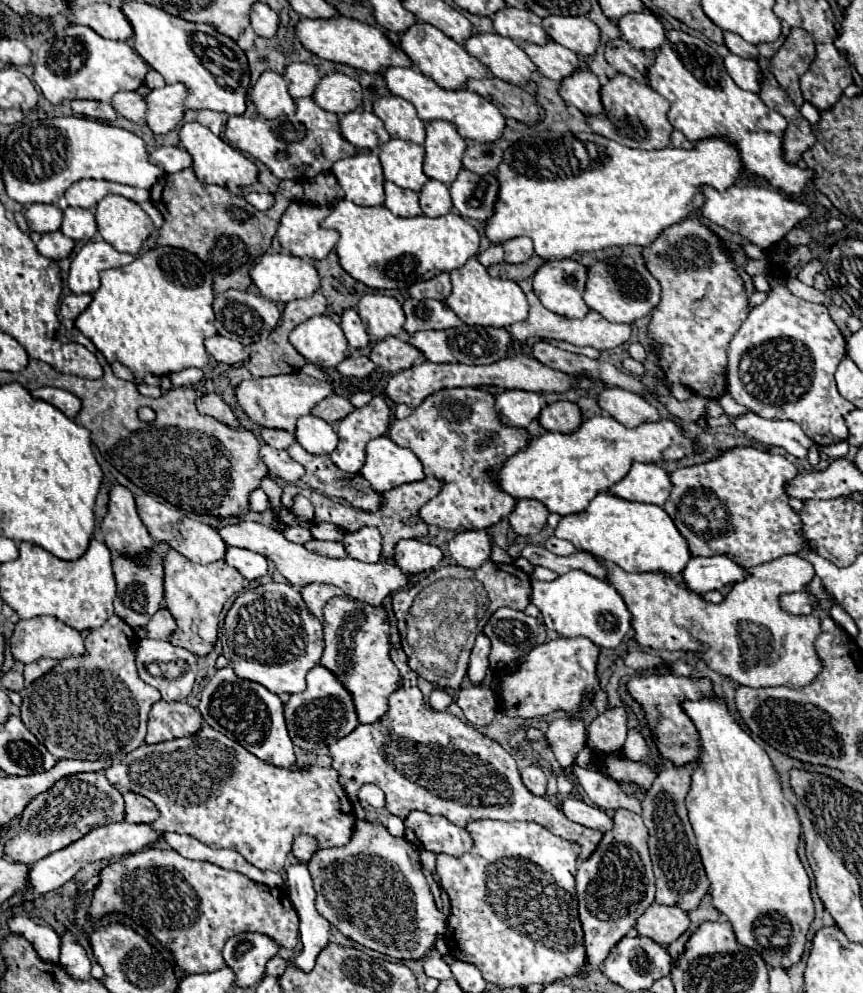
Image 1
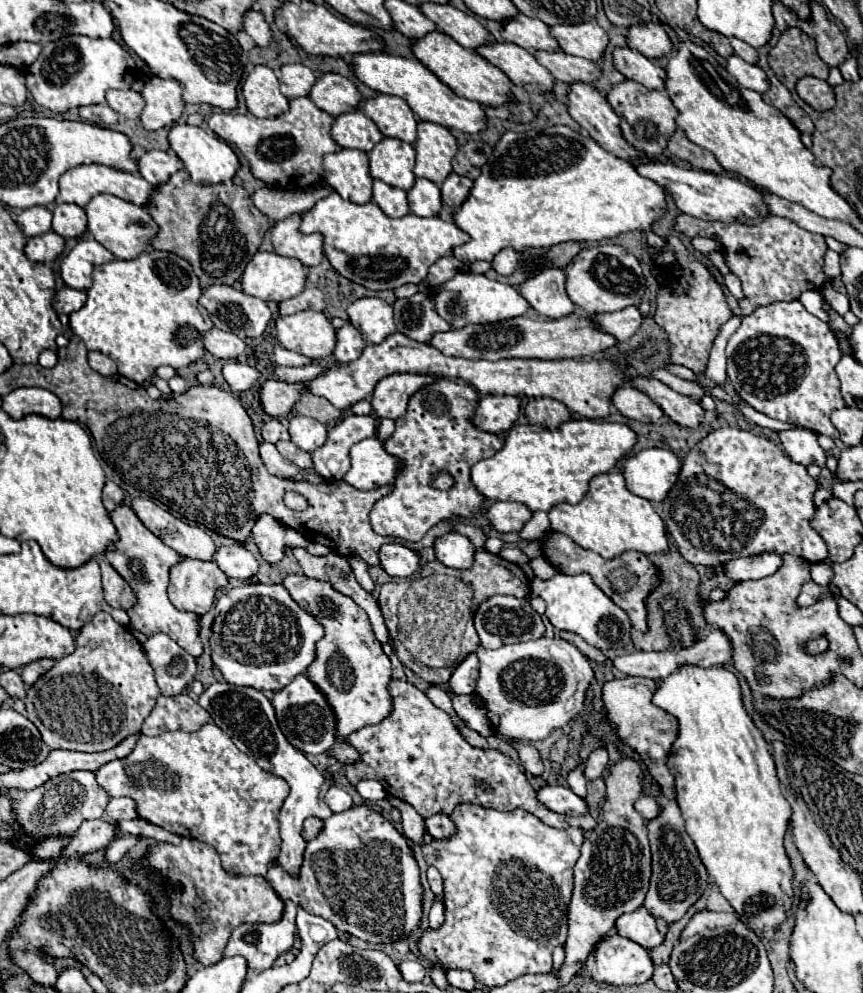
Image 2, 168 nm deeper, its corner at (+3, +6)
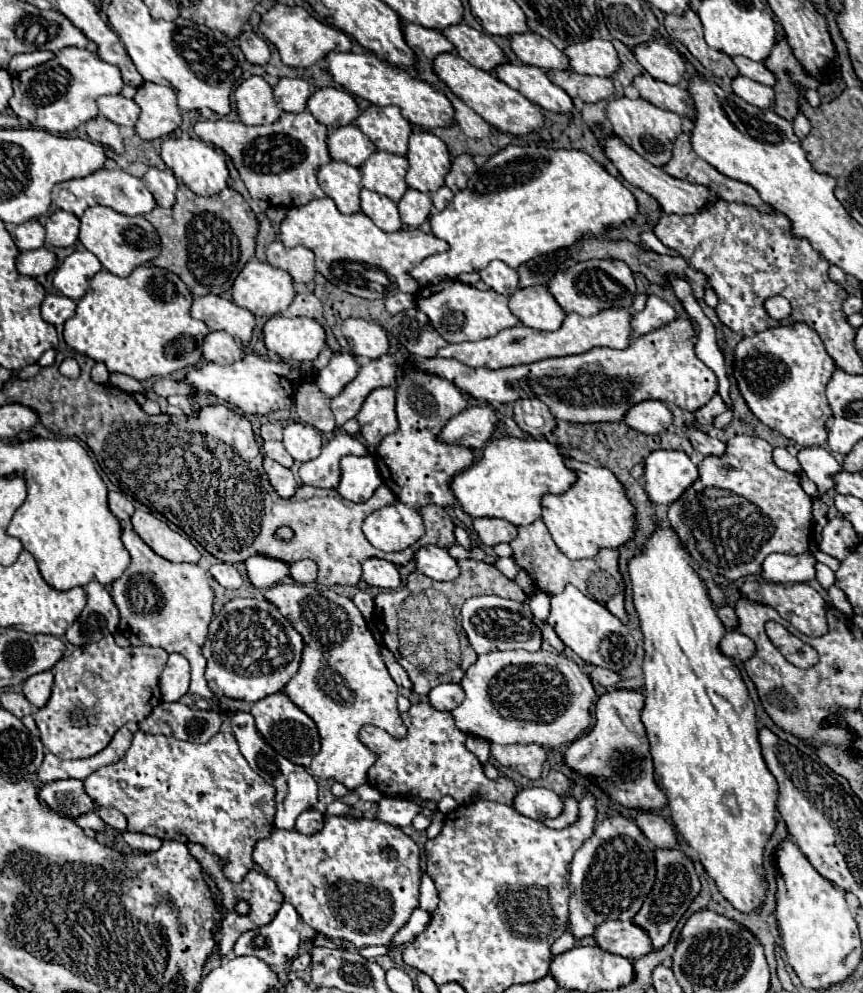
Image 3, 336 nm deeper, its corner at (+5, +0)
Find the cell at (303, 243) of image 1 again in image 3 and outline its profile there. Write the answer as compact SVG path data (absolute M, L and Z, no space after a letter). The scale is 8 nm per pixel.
M273 241L267 247L267 263L287 271L295 283L309 285L315 277L315 255L307 247L287 249L279 241Z

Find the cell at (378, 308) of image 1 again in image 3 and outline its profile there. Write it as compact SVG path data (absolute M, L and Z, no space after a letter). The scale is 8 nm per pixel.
M347 319L343 321L341 331L351 347L351 353L357 357L361 355L367 359L379 359L389 353L387 331L373 321Z

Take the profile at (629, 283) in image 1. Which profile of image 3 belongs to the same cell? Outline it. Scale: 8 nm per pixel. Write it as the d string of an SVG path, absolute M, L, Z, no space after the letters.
M593 259L573 265L563 273L555 273L555 277L547 283L547 289L565 313L579 313L583 317L595 315L597 311L607 307L631 307L635 297L633 271L623 261L611 259Z

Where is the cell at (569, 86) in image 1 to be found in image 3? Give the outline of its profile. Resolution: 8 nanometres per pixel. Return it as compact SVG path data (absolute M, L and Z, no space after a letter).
M615 135L605 137L605 155L611 159L611 163L617 167L617 171L623 175L623 179L629 185L635 185L641 191L653 195L659 201L659 205L663 207L663 211L667 211L667 213L677 213L677 215L697 213L703 205L707 205L709 199L713 199L713 195L711 195L711 191L707 187L703 187L703 185L691 185L687 181L681 181L681 179L675 179L675 177L667 175L661 167L655 167L649 161L645 161L641 155L637 155L631 147L627 147Z

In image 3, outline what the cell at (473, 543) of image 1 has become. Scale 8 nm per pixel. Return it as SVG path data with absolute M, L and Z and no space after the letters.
M427 545L415 551L415 571L433 579L433 581L453 581L459 575L457 561L435 545Z

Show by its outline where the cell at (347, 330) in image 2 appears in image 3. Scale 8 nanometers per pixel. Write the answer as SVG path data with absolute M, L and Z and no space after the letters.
M335 353L331 357L329 365L317 373L315 383L319 385L319 389L323 391L325 397L333 399L345 389L345 385L349 381L353 381L357 377L357 371L359 371L359 365L355 361L355 355Z

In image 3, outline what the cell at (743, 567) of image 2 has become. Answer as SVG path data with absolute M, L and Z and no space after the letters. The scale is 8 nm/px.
M813 547L803 555L783 555L773 553L763 561L761 575L773 583L801 583L815 579L815 555Z

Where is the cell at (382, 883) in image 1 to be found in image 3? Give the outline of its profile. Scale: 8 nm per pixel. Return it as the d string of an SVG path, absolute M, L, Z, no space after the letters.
M327 817L325 827L315 835L303 835L295 829L273 829L267 839L255 845L253 861L277 883L285 901L297 909L307 925L329 939L347 941L357 949L369 945L391 947L397 931L407 923L413 909L419 907L419 847L399 827L377 819Z

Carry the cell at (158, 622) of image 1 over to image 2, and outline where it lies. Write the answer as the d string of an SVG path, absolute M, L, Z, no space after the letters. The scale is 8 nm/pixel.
M123 501L109 513L113 525L117 527L119 539L113 543L111 549L105 551L107 561L117 569L117 573L133 587L137 595L137 605L127 611L131 629L141 631L145 635L153 633L165 633L175 643L179 643L183 649L187 649L193 657L199 657L203 647L197 633L197 615L179 611L171 605L167 599L167 585L169 585L169 569L181 561L181 555L175 553L171 547L167 547L159 537L155 537L135 515L135 511Z

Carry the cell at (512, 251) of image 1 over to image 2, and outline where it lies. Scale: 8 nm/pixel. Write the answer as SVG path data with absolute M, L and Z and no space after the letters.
M505 247L501 249L495 259L493 259L493 269L499 273L499 275L511 275L517 267L517 261L519 261L519 253L513 251L513 247Z

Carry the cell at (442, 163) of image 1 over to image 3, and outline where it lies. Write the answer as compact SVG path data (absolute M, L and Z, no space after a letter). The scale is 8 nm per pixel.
M427 131L413 133L409 137L407 161L409 171L405 175L405 181L411 189L417 189L421 193L437 191L451 167L451 157L445 143Z

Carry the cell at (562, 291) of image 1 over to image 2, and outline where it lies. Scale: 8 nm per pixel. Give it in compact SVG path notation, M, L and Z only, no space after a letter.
M549 267L527 279L519 293L541 317L547 319L559 319L561 315L571 315L575 311L575 303L565 291L565 271L559 267Z

